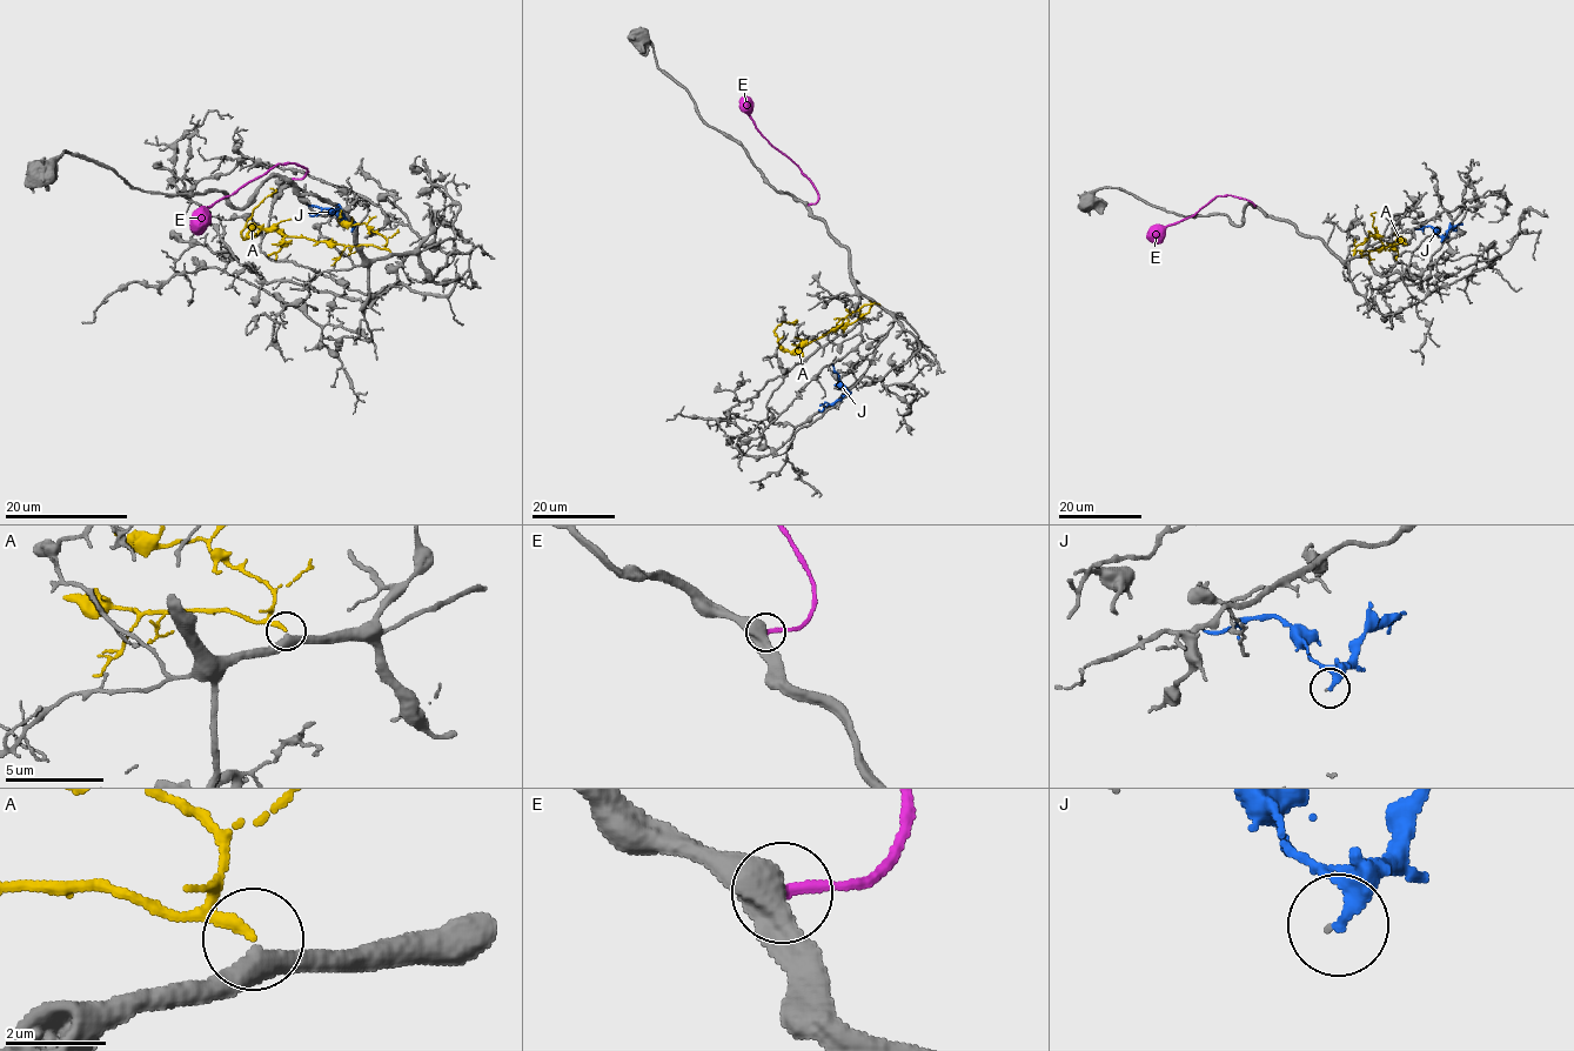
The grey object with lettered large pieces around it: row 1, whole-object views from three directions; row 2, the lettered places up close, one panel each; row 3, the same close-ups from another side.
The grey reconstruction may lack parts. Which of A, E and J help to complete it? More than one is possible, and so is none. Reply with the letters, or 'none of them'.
A

